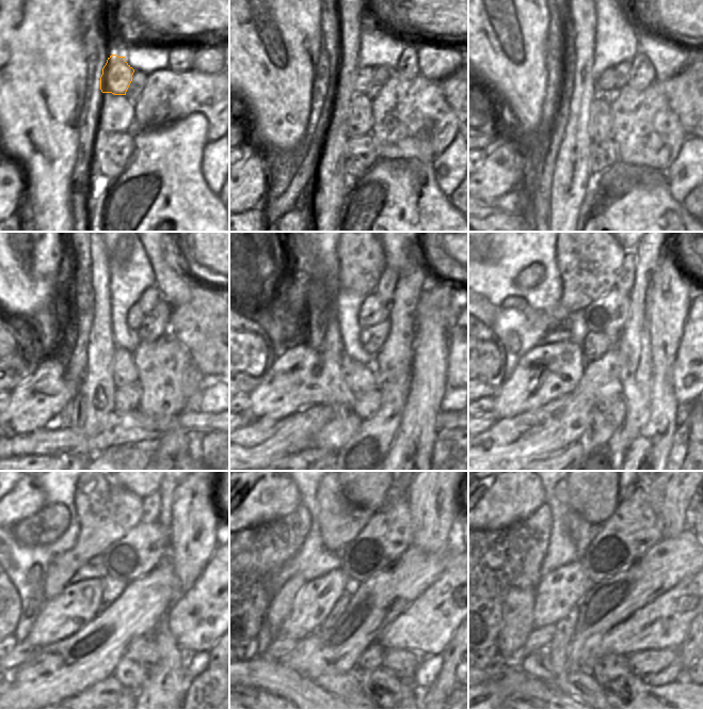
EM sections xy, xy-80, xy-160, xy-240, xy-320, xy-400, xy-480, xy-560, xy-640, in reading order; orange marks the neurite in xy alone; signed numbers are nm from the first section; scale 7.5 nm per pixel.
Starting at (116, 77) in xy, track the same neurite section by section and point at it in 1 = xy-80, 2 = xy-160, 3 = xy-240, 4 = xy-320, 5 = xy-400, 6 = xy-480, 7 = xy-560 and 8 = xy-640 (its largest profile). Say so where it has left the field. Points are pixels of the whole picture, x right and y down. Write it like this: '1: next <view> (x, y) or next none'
1: next xy-80 (365, 75)
2: next xy-160 (606, 82)
3: next xy-240 (136, 315)
4: next xy-320 (372, 311)
5: next xy-400 (608, 314)
6: next xy-480 (144, 547)
7: next xy-560 (388, 534)
8: next xy-640 (634, 527)

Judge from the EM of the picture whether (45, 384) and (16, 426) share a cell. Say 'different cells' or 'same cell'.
same cell

